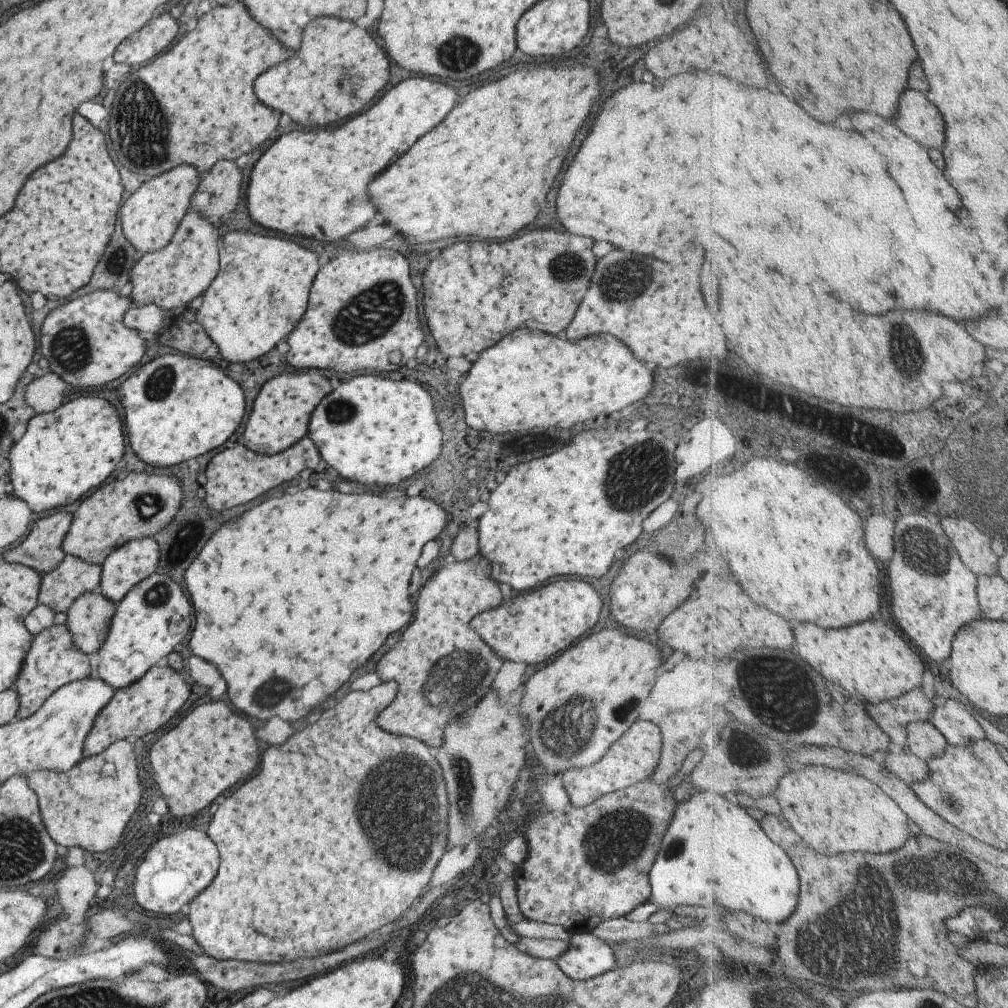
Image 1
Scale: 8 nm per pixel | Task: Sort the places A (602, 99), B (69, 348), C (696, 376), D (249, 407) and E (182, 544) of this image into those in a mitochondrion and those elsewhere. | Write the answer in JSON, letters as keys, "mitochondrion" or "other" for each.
{"A":"other","B":"mitochondrion","C":"other","D":"other","E":"other"}

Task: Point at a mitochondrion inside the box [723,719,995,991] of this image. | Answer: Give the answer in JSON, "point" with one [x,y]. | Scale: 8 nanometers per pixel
{"point":[865,945]}

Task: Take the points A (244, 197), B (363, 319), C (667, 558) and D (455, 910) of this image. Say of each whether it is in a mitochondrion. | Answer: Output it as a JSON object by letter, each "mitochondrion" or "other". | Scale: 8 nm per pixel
{"A":"other","B":"mitochondrion","C":"other","D":"other"}

